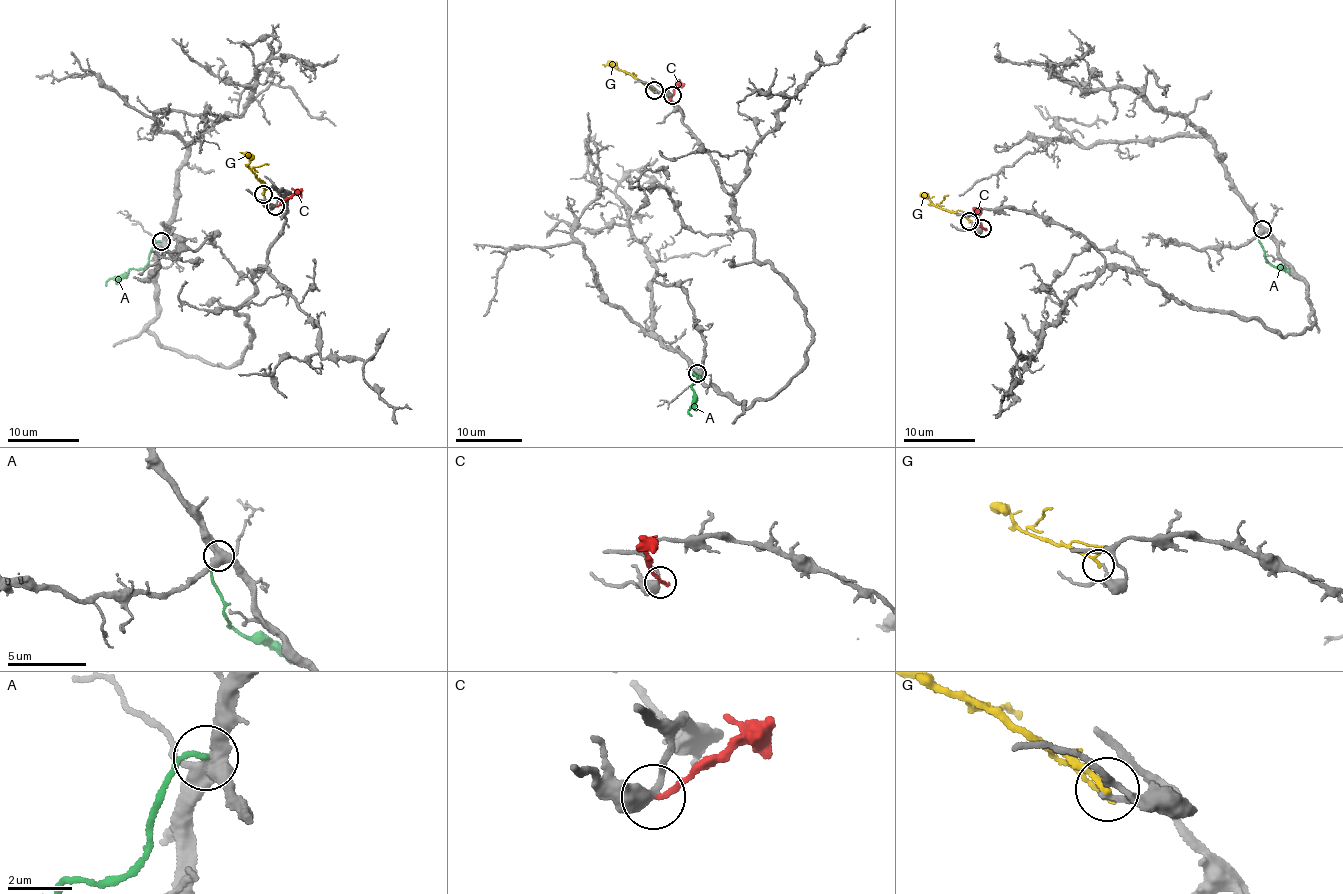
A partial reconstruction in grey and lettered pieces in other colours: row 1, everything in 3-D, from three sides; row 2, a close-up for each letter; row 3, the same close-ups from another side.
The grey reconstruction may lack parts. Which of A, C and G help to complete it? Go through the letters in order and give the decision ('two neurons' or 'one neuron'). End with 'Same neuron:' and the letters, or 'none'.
A: two neurons
C: two neurons
G: two neurons
Same neuron: none

